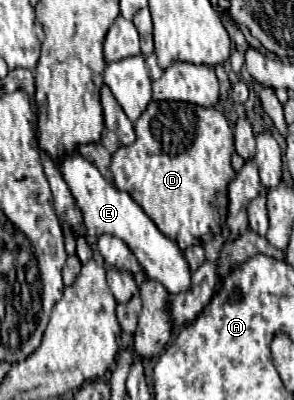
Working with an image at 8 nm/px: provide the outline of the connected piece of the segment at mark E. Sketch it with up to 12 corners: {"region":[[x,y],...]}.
{"region":[[78,152],[62,158],[96,244],[114,234],[150,280],[170,294],[190,290],[192,272],[130,194],[114,188]]}

